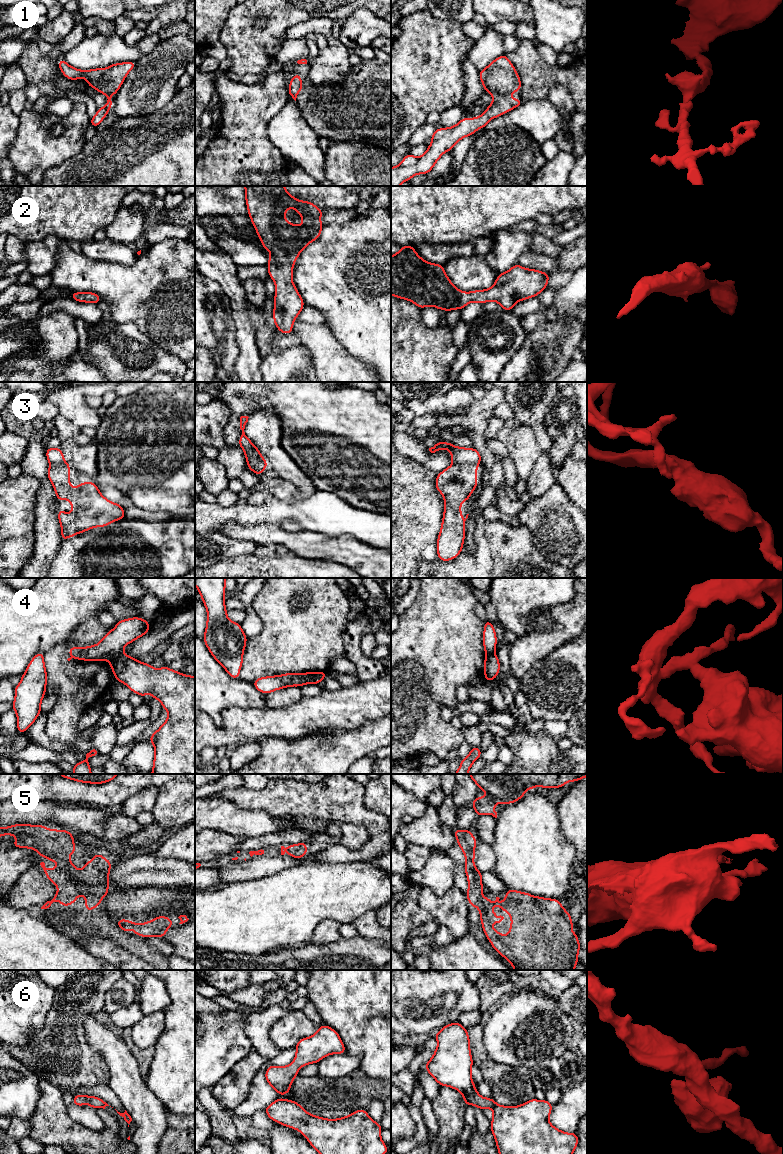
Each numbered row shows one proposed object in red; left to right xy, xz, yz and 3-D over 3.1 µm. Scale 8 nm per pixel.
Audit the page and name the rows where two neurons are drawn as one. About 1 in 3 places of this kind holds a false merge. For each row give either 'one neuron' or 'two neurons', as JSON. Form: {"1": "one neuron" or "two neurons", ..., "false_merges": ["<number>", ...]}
{"1": "one neuron", "2": "one neuron", "3": "two neurons", "4": "two neurons", "5": "one neuron", "6": "one neuron", "false_merges": ["3", "4"]}

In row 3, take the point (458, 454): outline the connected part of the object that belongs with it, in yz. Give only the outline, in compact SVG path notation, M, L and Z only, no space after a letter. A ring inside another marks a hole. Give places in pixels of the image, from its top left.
M438 441L433 447L429 448L431 453L448 449L453 463L481 463L481 454L476 448L456 447L450 442Z

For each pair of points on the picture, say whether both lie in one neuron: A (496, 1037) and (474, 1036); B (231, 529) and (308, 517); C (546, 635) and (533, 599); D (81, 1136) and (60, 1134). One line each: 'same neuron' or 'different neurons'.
A: different neurons
B: different neurons
C: different neurons
D: same neuron

